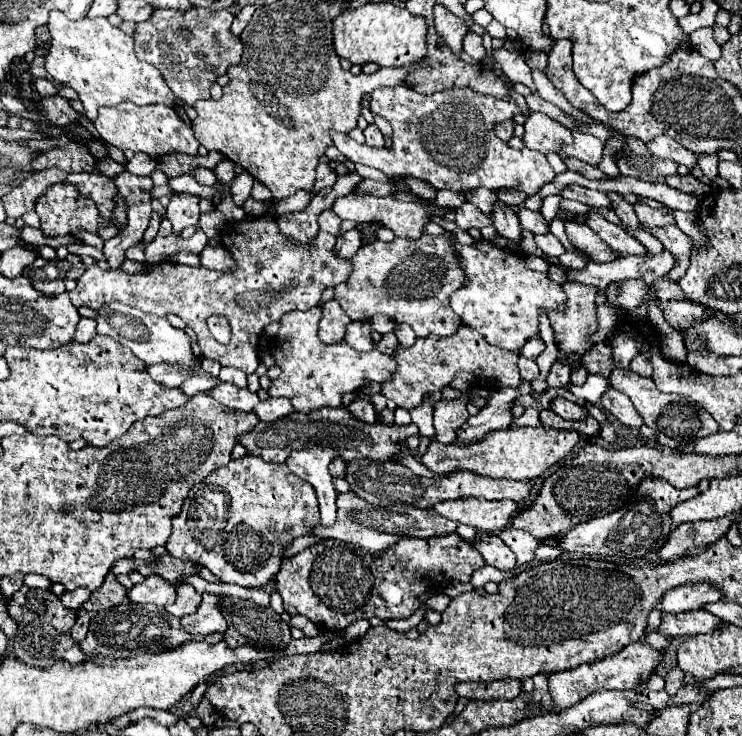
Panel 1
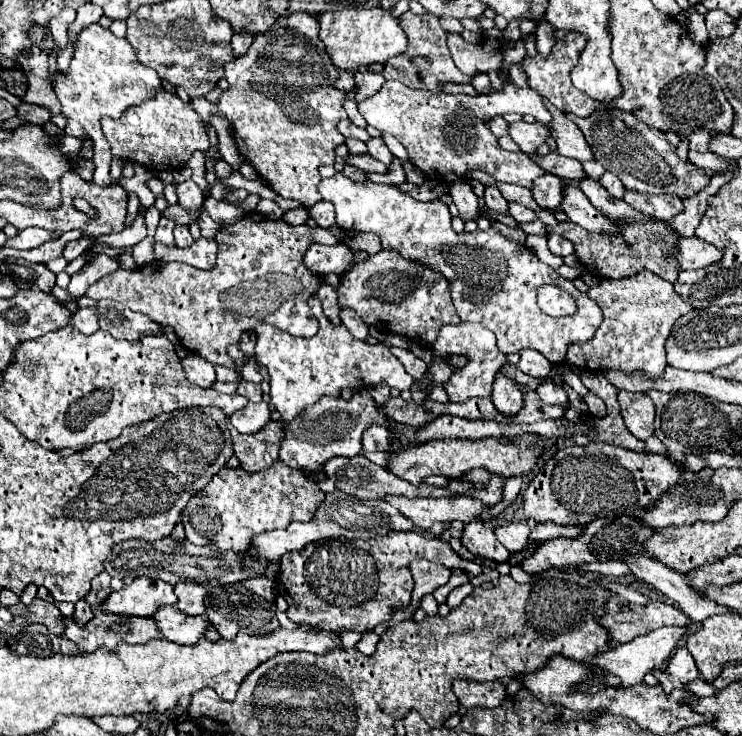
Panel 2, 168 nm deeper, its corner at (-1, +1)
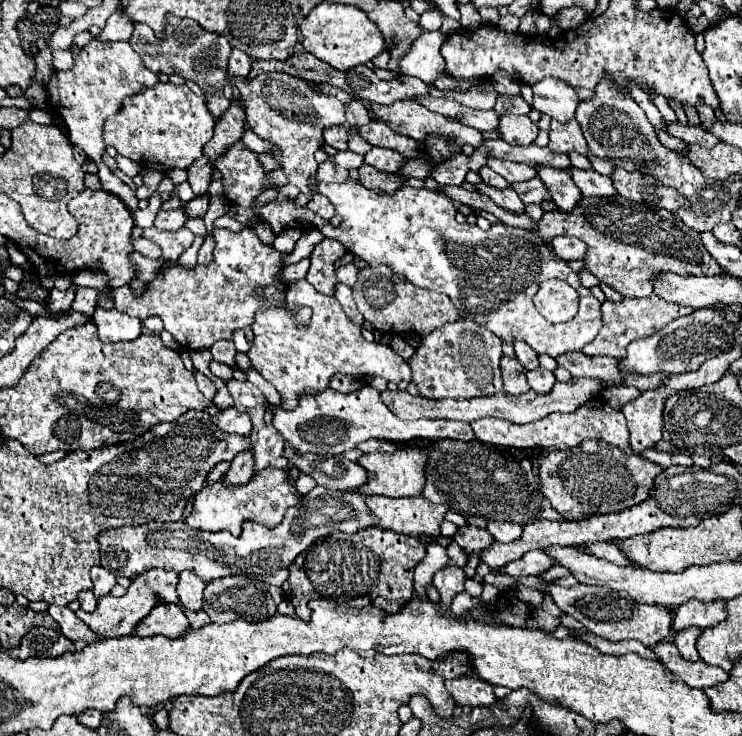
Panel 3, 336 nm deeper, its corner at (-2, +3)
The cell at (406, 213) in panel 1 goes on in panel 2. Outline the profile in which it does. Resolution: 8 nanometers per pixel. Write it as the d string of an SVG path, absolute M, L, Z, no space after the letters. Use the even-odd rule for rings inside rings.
M337 172L329 180L321 180L319 194L323 196L323 200L329 200L335 206L337 226L341 230L375 232L381 240L381 248L395 250L405 260L421 262L421 264L433 268L435 272L441 272L447 278L449 286L453 284L451 300L453 300L461 320L463 322L479 322L485 328L489 328L497 336L497 344L499 344L499 350L503 354L515 354L523 348L533 348L533 350L541 352L551 364L563 364L569 344L591 340L595 330L601 324L601 308L587 294L579 292L573 286L573 282L561 278L557 270L543 264L529 248L524 248L519 245L519 242L506 238L497 228L489 228L487 232L477 230L473 234L453 232L449 208L447 208L447 204L443 204L439 200L419 202L419 200L411 198L409 194L401 192L397 186L385 186L385 184L373 184L373 182L359 184L347 176L343 176L341 172ZM541 284L557 284L565 292L569 292L577 302L577 312L573 316L565 316L565 318L551 318L551 316L543 314L537 308L537 288Z

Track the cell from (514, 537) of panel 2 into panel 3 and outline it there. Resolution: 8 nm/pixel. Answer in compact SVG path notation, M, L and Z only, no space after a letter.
M488 522L486 530L496 538L496 542L508 544L514 542L522 536L522 526L520 524L512 524L512 522Z

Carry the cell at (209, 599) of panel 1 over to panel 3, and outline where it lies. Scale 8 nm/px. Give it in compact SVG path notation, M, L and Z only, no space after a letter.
M158 604L154 610L136 626L138 636L166 636L182 638L190 630L188 618L180 604Z

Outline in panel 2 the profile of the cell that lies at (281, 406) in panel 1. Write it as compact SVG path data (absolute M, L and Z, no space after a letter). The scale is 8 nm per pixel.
M249 402L245 408L233 412L229 420L241 434L255 434L269 422L269 418L271 418L271 410L267 402L261 402L261 404Z

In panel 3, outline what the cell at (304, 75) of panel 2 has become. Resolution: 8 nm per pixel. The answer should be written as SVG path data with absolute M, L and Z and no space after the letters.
M264 72L256 78L238 78L236 88L240 90L242 102L246 106L246 120L250 130L256 132L258 138L264 138L278 148L272 156L282 166L288 182L298 186L298 190L308 200L312 200L316 192L308 182L316 178L318 162L314 160L314 152L324 146L324 128L346 124L344 104L334 96L318 92L314 82L290 76L286 72Z

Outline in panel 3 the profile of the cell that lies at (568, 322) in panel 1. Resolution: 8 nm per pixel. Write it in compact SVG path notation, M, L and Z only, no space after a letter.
M650 294L648 298L622 298L620 302L612 302L612 300L604 300L602 304L602 316L604 316L604 326L598 334L598 338L594 338L594 342L590 342L588 346L582 348L584 354L588 356L614 356L614 358L624 358L626 356L626 348L630 342L638 340L638 338L646 338L656 334L662 326L666 326L668 322L672 322L674 318L692 314L694 310L686 308L686 306L678 306L672 302L666 302L664 298L660 298L658 294Z

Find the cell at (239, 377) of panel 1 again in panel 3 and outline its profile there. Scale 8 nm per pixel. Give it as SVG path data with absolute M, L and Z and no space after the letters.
M210 362L210 370L212 374L216 374L220 380L224 382L230 382L234 378L234 368L232 366L226 366L226 364L218 364L218 362Z

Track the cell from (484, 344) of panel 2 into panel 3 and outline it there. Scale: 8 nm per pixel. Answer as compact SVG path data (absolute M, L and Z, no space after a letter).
M460 318L458 322L446 324L422 338L420 348L410 358L412 382L418 384L420 396L434 400L498 394L502 390L500 358L502 340L476 322Z

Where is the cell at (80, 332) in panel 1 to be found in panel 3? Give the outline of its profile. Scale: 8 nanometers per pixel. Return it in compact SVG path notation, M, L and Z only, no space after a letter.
M80 286L80 288L78 288L78 294L76 294L76 298L74 298L72 308L74 308L76 312L88 316L90 322L92 322L94 310L96 310L96 298L98 298L98 290L96 290L96 288L84 288L84 286Z

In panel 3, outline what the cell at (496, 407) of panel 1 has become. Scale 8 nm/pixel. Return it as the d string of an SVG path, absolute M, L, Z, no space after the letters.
M504 356L502 358L502 378L504 378L504 392L508 394L524 394L528 390L526 374L522 370L522 364L516 358Z

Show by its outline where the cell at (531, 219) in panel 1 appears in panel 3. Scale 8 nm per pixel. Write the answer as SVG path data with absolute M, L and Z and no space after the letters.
M484 182L478 184L478 190L482 194L488 194L500 208L510 210L514 214L524 214L524 202L518 198L518 194L514 194L514 190L508 186L506 190L494 190L490 186L486 186Z

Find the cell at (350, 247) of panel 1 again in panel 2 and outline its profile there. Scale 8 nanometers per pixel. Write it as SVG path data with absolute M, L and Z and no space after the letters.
M313 244L309 246L309 252L305 252L305 266L311 272L317 274L345 274L349 268L353 268L353 252L345 244L335 244L335 246L323 246L323 244Z

